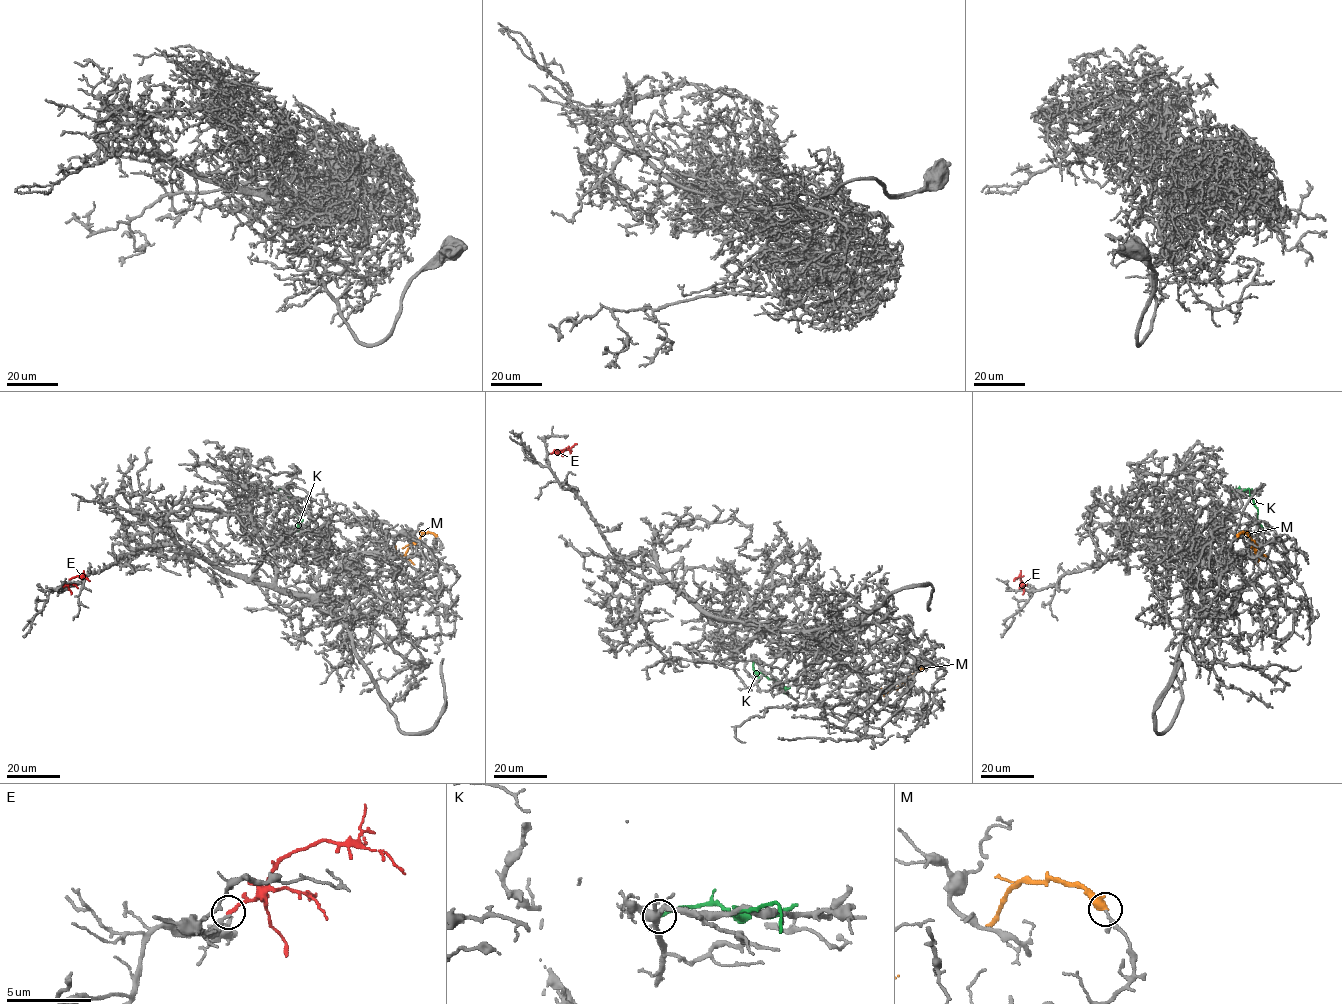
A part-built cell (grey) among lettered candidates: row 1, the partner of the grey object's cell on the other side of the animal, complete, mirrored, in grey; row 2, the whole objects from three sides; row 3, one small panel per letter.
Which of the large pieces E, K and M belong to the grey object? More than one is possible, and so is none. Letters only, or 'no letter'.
E

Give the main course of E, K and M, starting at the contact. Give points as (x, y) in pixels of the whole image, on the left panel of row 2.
E: (62, 587), (76, 576), (89, 581)
K: (265, 491), (283, 489), (291, 499), (299, 531)
M: (437, 537), (431, 532), (424, 532), (403, 556), (397, 555), (396, 546)

